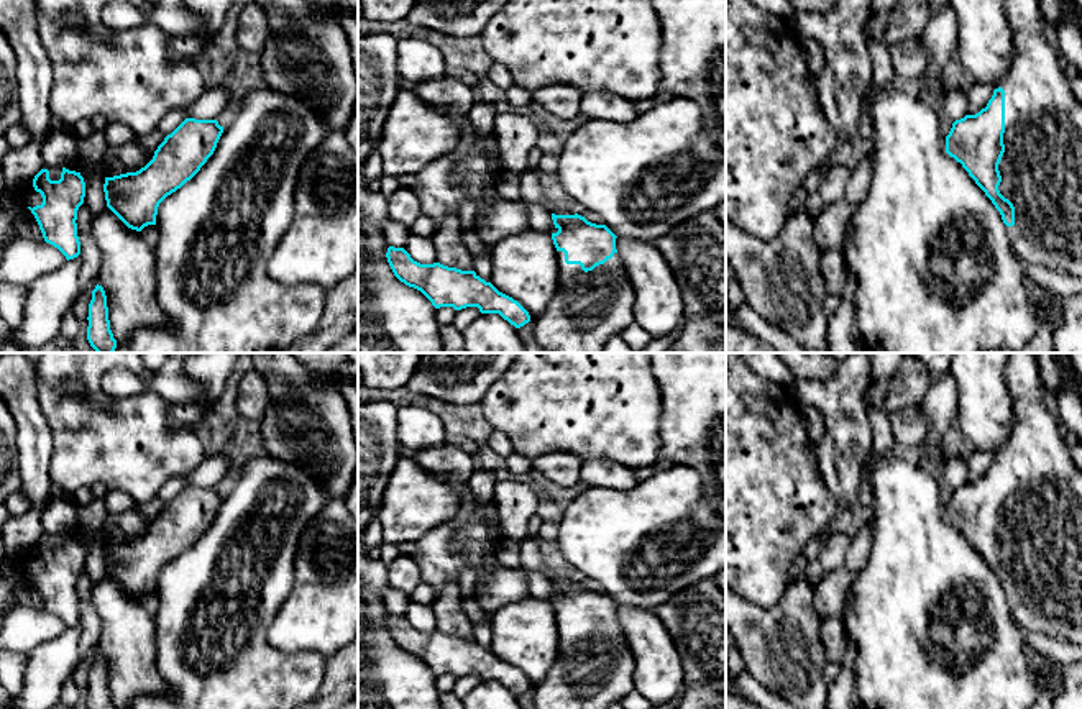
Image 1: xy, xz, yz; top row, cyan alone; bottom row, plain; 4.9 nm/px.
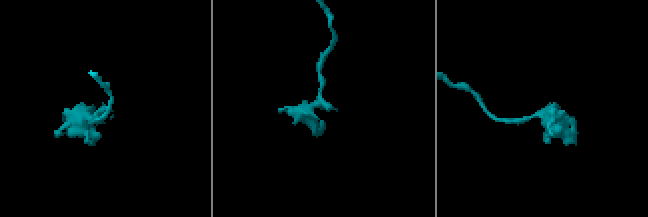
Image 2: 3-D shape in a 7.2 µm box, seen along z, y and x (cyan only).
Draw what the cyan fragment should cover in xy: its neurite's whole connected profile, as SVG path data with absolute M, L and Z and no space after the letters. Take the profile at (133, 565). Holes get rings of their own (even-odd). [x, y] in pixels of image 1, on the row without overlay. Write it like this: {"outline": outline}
{"outline": "M186 486L144 535L105 545L107 574L131 597L156 592L159 571L200 538L222 501L217 487Z"}

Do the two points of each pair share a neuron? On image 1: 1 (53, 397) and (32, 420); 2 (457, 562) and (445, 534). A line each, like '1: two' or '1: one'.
1: two
2: one

